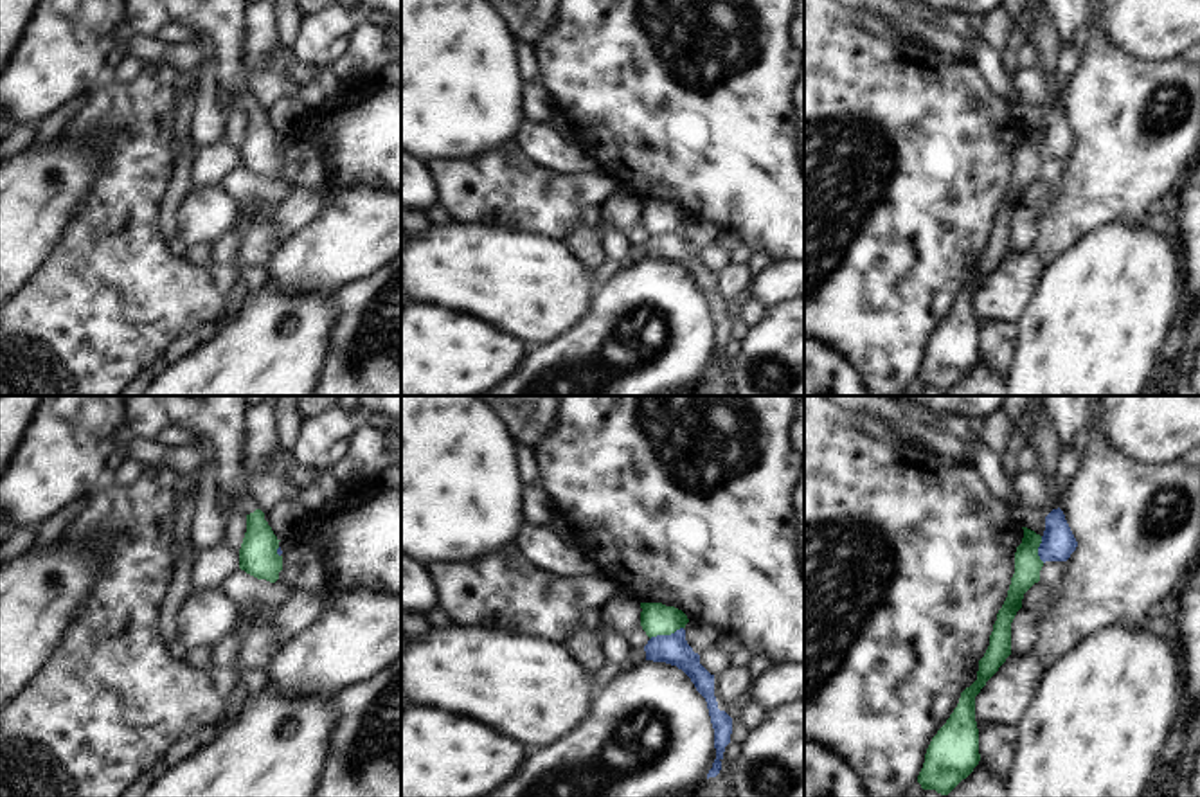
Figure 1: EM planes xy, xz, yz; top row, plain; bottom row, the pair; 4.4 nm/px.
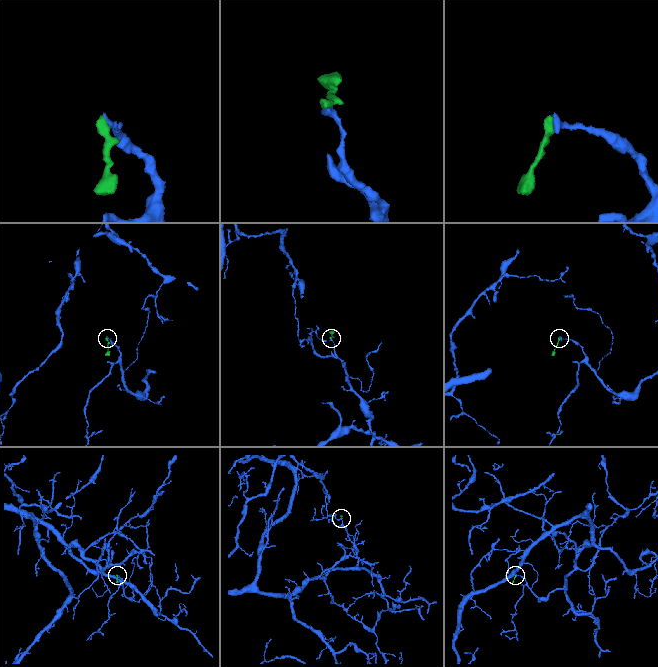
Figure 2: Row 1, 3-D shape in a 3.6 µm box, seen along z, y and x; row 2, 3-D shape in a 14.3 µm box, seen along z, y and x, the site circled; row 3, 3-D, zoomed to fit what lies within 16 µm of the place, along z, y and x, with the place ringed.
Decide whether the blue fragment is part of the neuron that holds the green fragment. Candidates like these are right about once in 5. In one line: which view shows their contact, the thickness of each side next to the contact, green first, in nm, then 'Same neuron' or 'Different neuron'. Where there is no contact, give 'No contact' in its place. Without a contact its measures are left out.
Touches green in xz. Thickness 140 nm (green) against 130 nm. Different neuron

